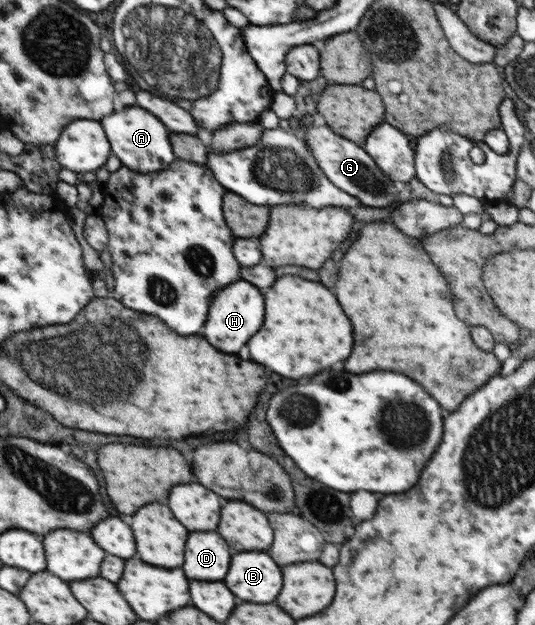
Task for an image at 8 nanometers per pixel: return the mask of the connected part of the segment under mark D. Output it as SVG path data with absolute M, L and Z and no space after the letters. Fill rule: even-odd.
M190 533L184 573L188 579L224 579L230 565L230 547L218 533Z

